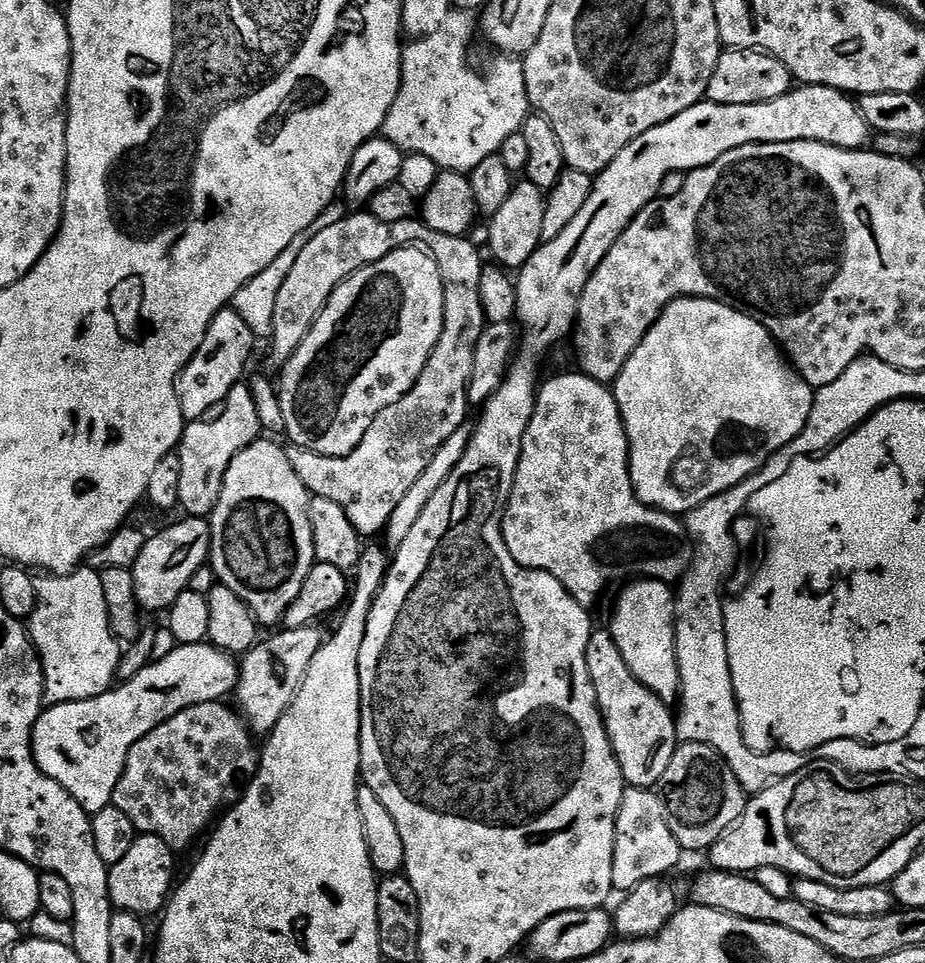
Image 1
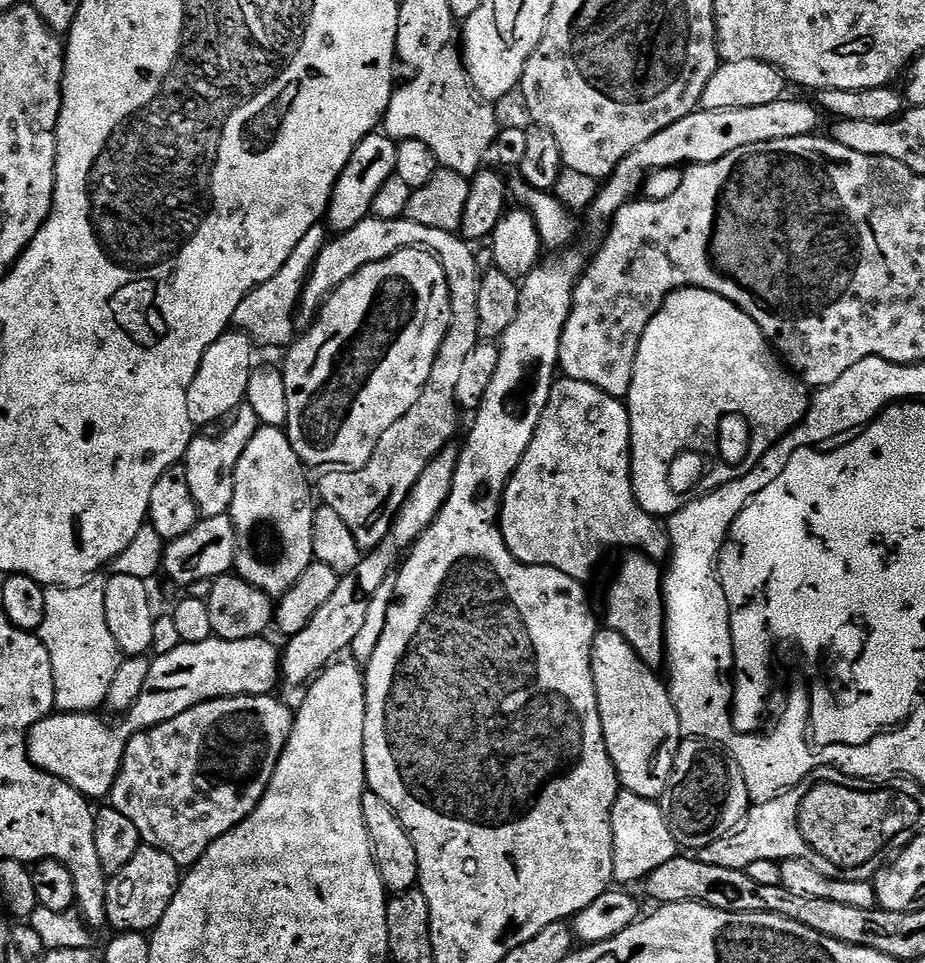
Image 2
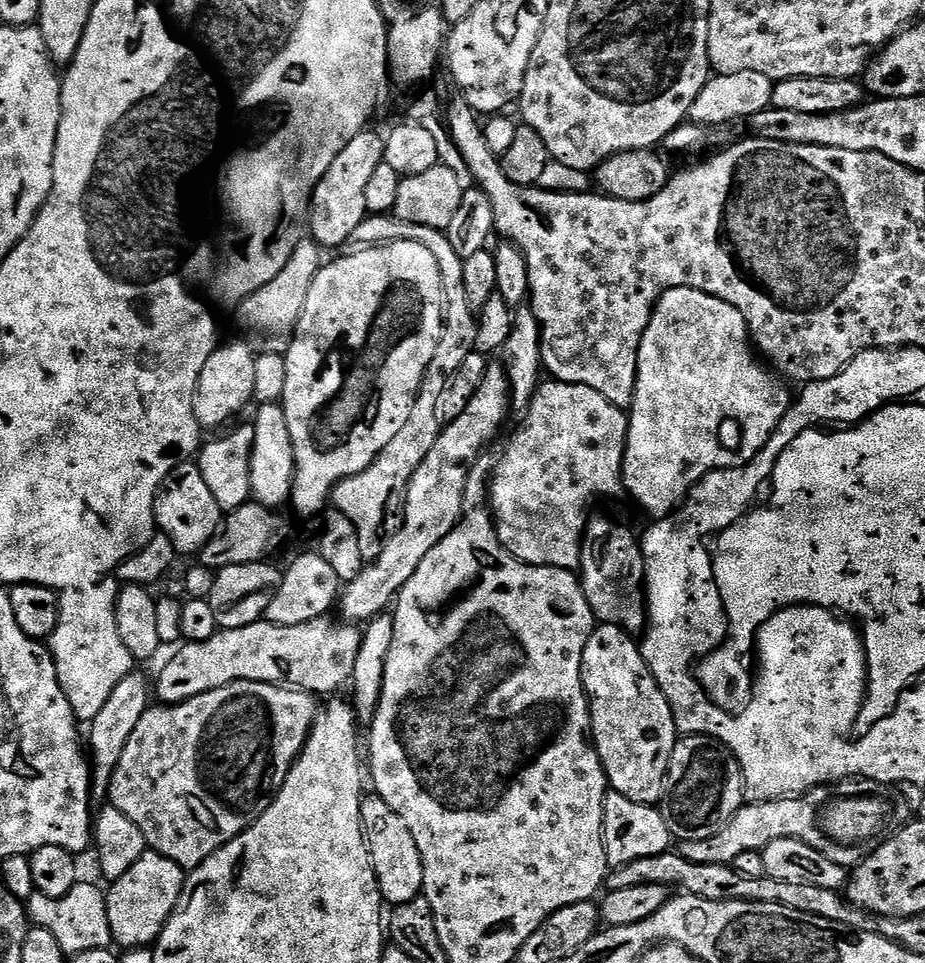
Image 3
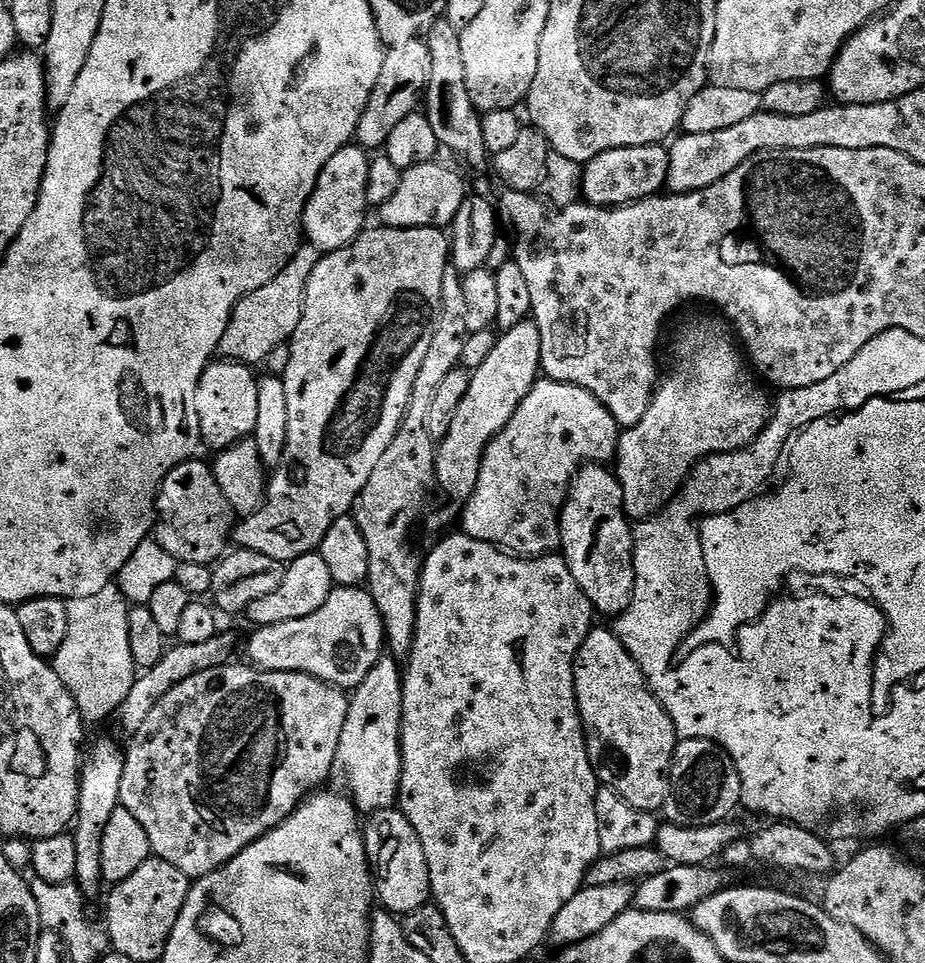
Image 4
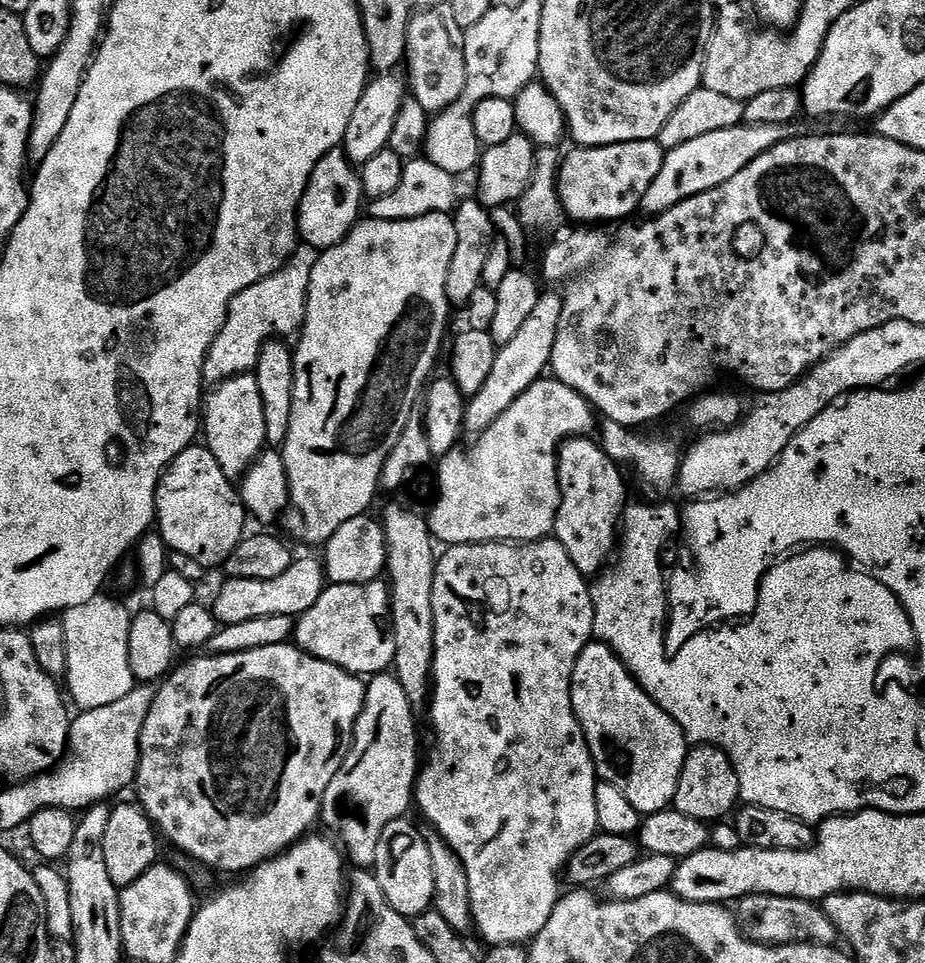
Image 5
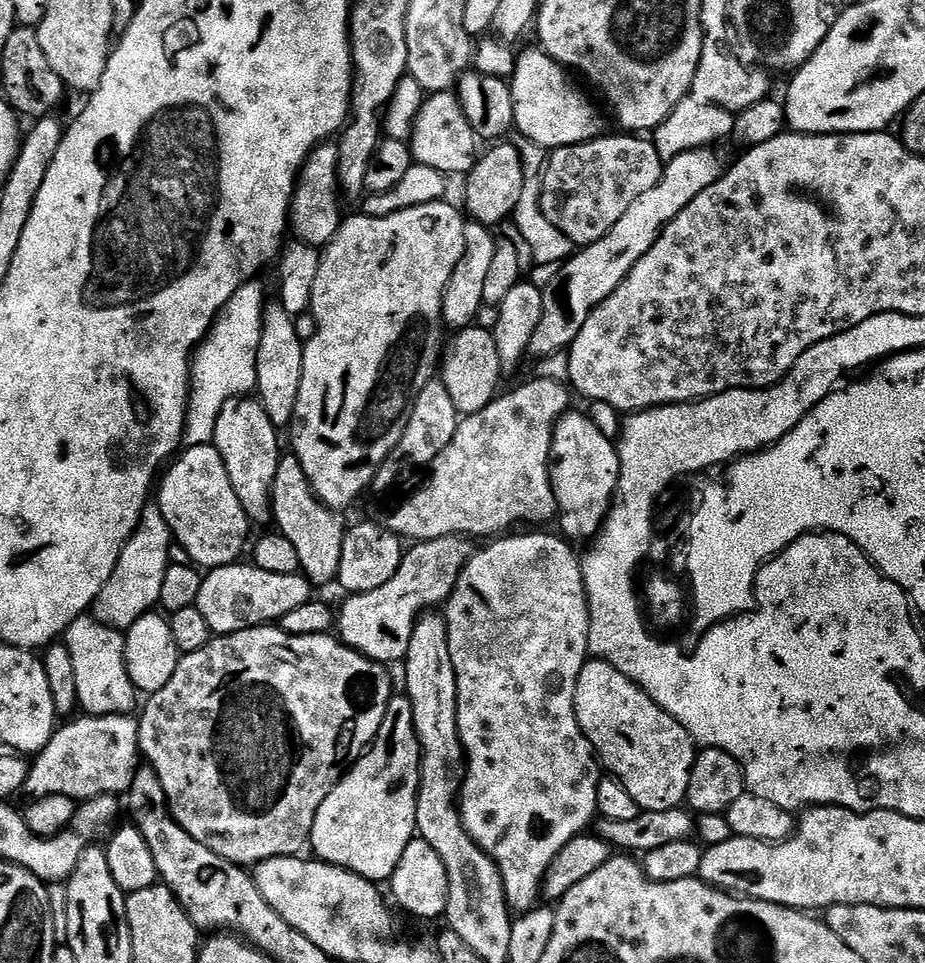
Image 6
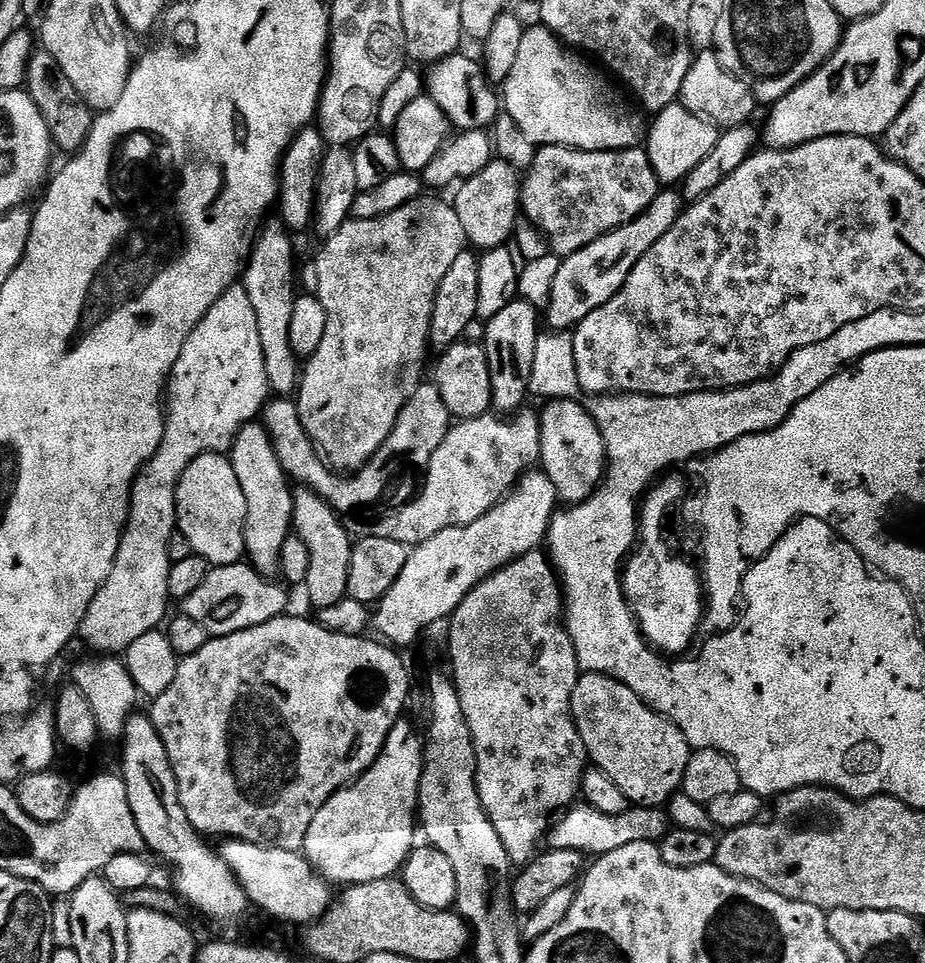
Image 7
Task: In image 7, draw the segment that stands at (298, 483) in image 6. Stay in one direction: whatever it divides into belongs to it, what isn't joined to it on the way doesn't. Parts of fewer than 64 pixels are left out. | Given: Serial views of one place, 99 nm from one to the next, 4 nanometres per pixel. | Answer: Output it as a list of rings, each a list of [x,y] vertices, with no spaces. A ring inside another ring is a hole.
[[[303,486],[295,489],[292,497],[292,527],[310,554],[310,570],[306,570],[302,588],[303,591],[308,591],[308,600],[316,610],[334,606],[334,602],[342,602],[348,595],[354,540],[353,537],[348,537],[340,520],[343,519],[317,492],[311,492]]]

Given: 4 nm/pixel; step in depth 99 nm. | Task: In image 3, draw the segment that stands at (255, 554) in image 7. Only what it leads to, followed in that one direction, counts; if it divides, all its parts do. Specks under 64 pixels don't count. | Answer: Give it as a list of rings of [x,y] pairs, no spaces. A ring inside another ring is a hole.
[[[221,343],[216,352],[206,358],[206,366],[202,366],[194,398],[194,414],[201,429],[220,428],[227,420],[234,419],[251,402],[256,392],[257,353],[247,343],[239,343]]]

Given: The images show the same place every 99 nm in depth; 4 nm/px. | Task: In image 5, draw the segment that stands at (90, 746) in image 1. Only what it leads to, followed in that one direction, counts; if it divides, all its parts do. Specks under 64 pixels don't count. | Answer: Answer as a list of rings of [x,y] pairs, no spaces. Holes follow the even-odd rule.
[[[383,579],[371,580],[368,584],[333,584],[325,587],[324,593],[299,617],[294,624],[294,644],[314,658],[322,658],[342,670],[361,678],[384,674],[394,662],[394,638],[390,631],[390,589]]]

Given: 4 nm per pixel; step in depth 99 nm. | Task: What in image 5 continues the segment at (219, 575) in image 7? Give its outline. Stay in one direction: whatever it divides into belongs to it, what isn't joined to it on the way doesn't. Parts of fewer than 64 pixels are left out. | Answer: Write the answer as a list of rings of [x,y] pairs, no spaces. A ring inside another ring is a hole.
[[[293,559],[286,574],[278,574],[278,578],[269,580],[228,578],[225,581],[216,596],[216,604],[214,603],[216,619],[221,625],[250,622],[250,618],[266,618],[270,614],[299,618],[306,610],[310,610],[310,606],[314,606],[314,602],[318,602],[326,587],[324,566],[319,559]]]

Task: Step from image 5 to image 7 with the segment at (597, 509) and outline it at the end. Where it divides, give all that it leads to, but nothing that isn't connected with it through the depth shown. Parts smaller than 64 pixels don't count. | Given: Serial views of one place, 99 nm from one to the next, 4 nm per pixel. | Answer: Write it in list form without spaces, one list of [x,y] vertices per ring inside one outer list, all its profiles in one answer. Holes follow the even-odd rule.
[[[552,398],[547,401],[544,409],[539,409],[540,418],[540,458],[539,467],[548,475],[550,482],[554,482],[554,490],[557,497],[565,505],[575,506],[583,500],[589,500],[604,479],[604,473],[608,466],[608,455],[604,439],[600,433],[596,419],[587,407],[580,405],[581,401],[576,398]]]

